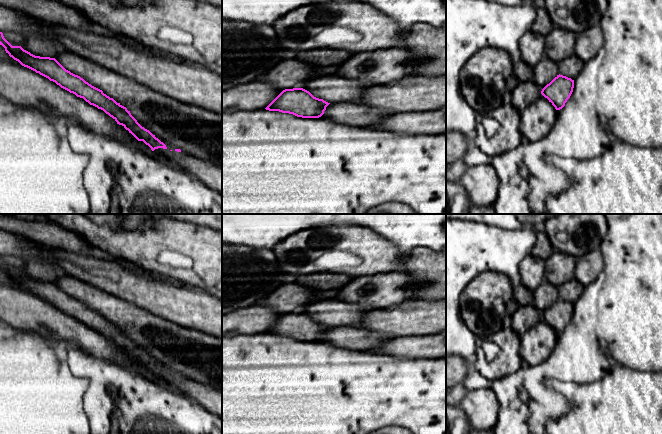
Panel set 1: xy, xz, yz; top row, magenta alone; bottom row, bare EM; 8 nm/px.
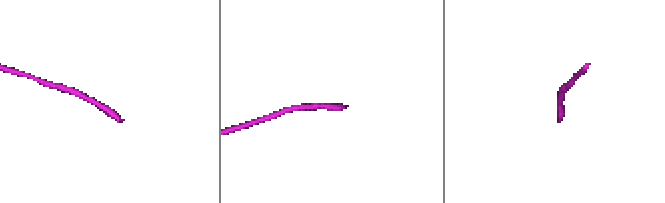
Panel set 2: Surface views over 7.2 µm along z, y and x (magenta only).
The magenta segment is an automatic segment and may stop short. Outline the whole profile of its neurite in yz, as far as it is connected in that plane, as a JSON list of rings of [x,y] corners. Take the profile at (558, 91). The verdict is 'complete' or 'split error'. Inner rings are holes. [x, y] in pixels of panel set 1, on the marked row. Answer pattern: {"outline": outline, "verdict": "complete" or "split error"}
{"outline": [[[557,75],[541,91],[541,94],[560,110],[570,98],[574,88],[574,80],[563,75]]], "verdict": "complete"}

